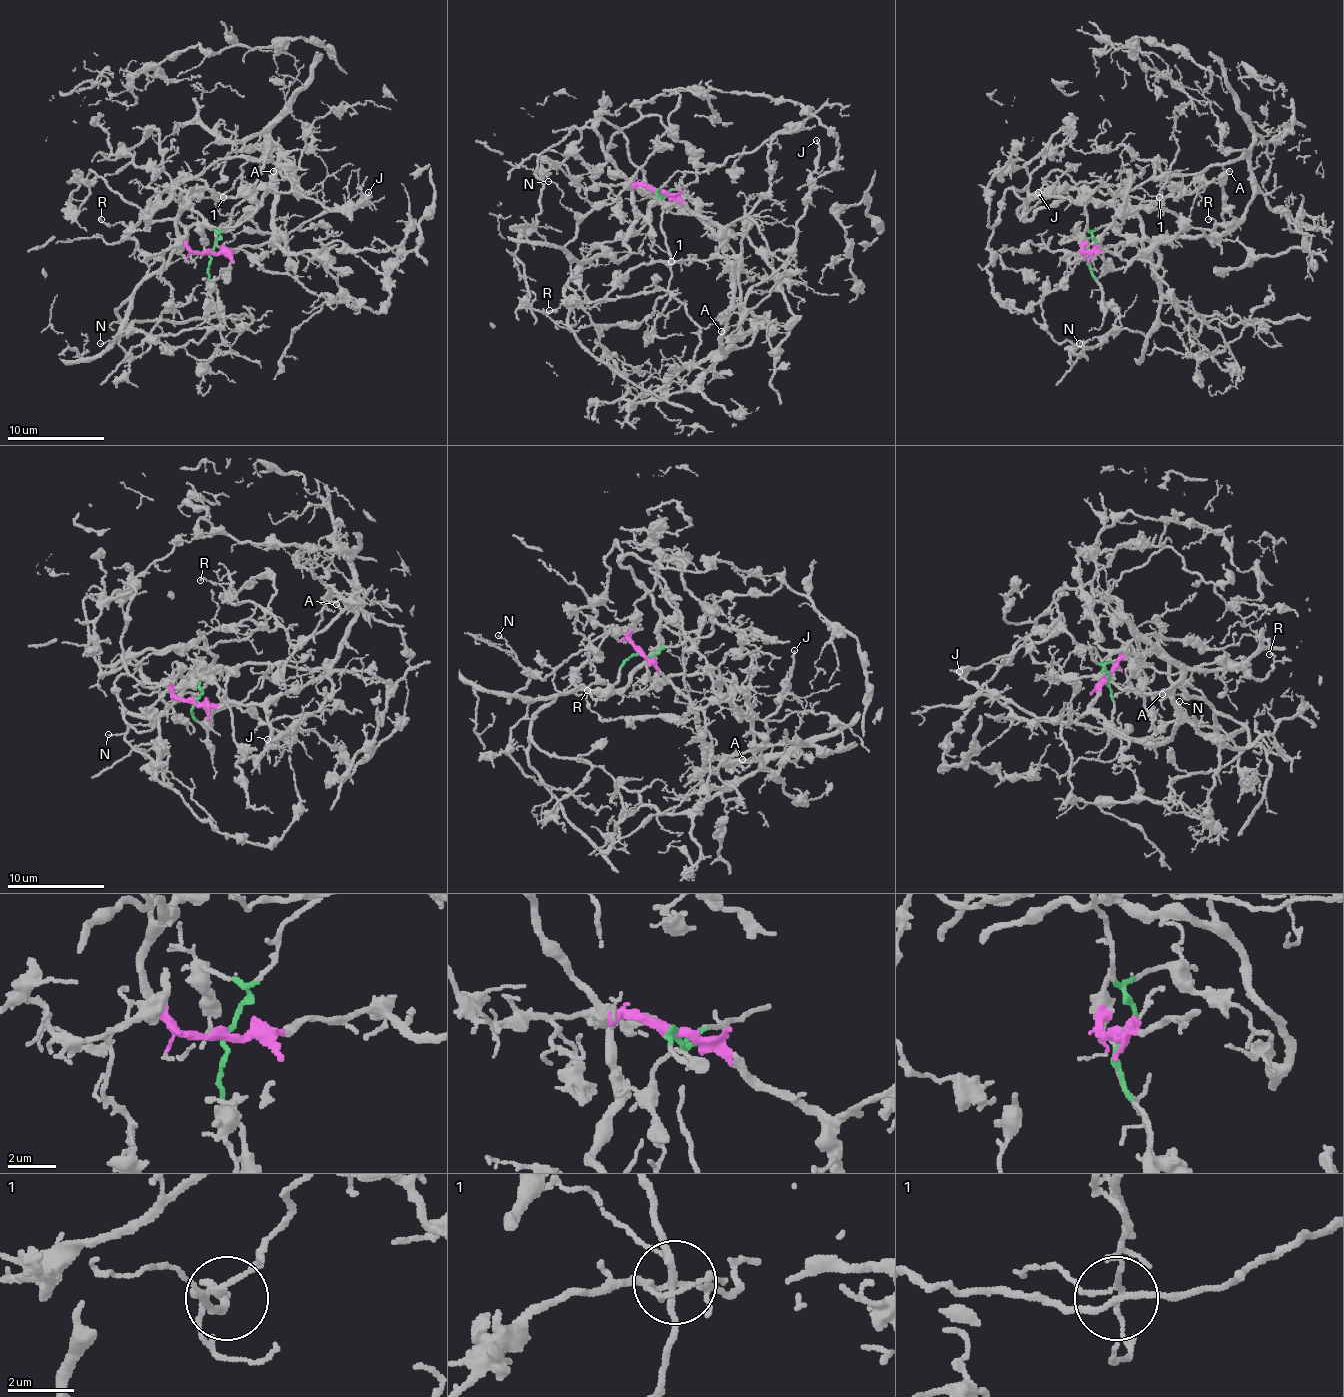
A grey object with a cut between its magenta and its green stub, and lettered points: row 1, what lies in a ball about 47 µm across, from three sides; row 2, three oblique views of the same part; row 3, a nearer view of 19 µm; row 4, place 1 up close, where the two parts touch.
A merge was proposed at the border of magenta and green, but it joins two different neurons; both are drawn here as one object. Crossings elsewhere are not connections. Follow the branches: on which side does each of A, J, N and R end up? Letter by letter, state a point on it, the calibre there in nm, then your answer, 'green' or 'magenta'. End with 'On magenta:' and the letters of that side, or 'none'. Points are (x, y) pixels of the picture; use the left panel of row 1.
A: (273, 171) | 130 nm | magenta
J: (368, 192) | 170 nm | magenta
N: (100, 343) | 100 nm | green
R: (101, 219) | 130 nm | green
On magenta: A, J

